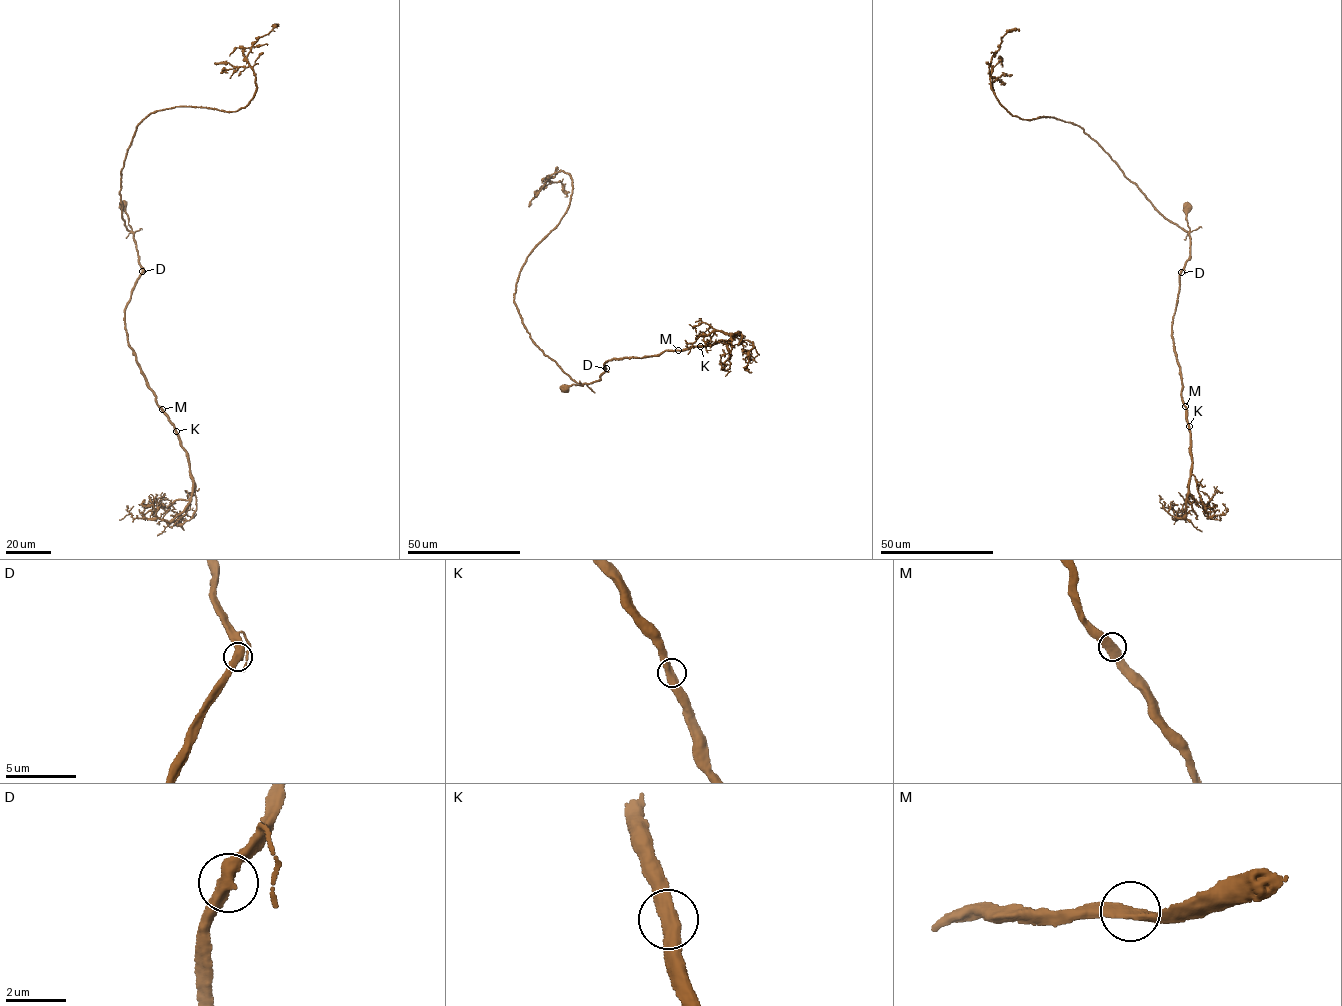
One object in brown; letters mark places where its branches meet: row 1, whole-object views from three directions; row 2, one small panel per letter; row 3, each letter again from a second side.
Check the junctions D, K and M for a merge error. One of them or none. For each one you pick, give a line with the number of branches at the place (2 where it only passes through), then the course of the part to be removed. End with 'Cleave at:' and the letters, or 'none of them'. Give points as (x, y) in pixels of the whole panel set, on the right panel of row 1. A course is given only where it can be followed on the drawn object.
Cleave at: none of them

